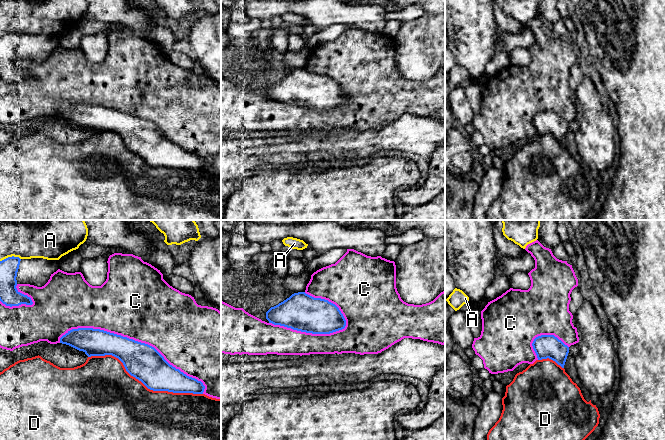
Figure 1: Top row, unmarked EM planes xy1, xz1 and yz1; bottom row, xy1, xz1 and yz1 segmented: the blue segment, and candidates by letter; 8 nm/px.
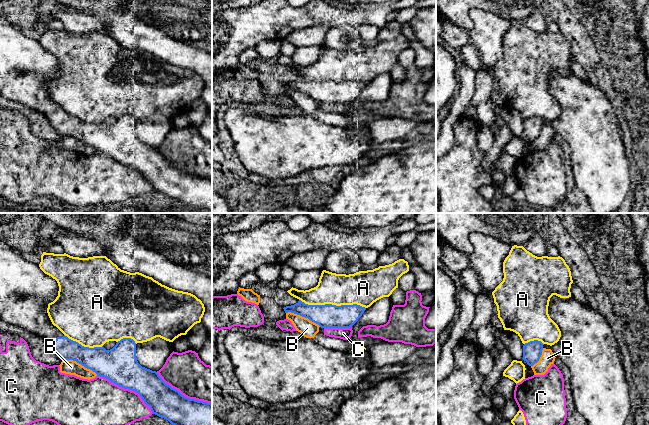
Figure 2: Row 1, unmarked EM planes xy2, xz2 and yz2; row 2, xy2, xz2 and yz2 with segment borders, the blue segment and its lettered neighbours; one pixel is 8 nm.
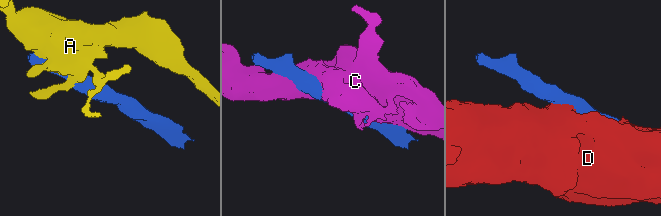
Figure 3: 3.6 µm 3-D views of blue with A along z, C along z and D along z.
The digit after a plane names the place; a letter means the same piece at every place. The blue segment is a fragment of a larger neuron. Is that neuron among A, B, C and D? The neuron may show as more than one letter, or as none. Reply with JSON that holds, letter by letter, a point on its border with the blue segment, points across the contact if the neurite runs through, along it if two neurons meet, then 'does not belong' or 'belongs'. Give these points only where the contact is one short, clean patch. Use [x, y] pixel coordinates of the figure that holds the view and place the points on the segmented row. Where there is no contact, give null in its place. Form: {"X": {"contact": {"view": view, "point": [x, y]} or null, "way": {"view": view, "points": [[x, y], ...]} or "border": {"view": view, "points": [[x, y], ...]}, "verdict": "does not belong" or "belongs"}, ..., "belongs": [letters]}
{"A": {"contact": {"view": "xz2", "point": [331, 304]}, "verdict": "does not belong"}, "B": {"contact": {"view": "xy2", "point": [80, 363]}, "border": {"view": "xy2", "points": [[62, 360], [75, 360], [91, 369], [97, 375]]}, "verdict": "does not belong"}, "C": {"contact": {"view": "xy1", "point": [136, 341]}, "verdict": "does not belong"}, "D": {"contact": {"view": "xy1", "point": [144, 384]}, "verdict": "does not belong"}, "belongs": []}

